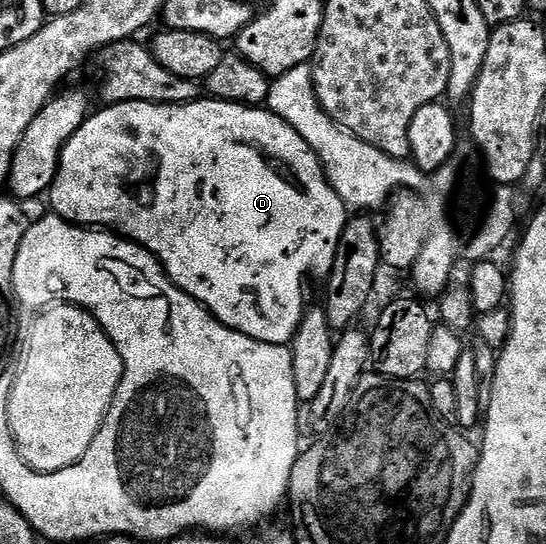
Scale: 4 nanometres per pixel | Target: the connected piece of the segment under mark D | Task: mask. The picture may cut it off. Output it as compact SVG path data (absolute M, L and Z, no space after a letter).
M200 97L193 103L177 105L129 101L113 103L102 109L104 111L96 110L88 115L81 129L77 129L77 133L73 133L73 137L63 146L59 171L51 182L50 210L69 223L88 229L106 229L138 243L162 263L167 276L175 282L179 290L196 299L225 326L262 343L290 344L298 333L305 314L303 282L310 271L315 275L323 275L322 277L330 276L335 264L337 245L349 218L349 209L329 185L326 175L323 174L323 164L315 156L315 150L280 115L274 115L270 109L244 107L242 103L226 103L220 99Z

